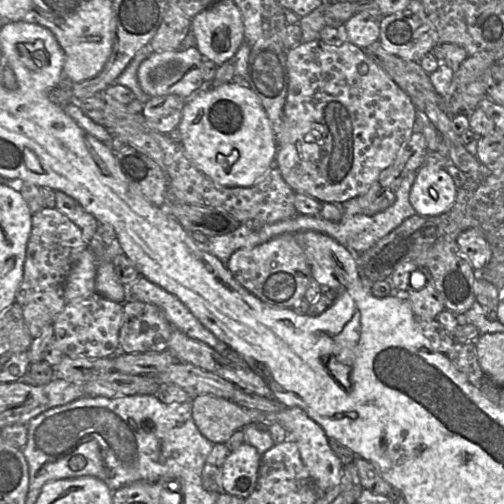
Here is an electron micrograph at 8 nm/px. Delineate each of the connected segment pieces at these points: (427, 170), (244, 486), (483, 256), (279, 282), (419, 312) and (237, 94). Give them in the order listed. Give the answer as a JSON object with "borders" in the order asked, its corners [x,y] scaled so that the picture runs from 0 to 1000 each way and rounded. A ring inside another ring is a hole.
{"borders":[[[[837,327],[825,341],[812,399],[825,425],[869,429],[897,409],[907,377],[883,333]]],[[[488,877],[458,895],[440,929],[444,978],[492,988],[508,966],[516,921],[518,903],[506,887]]],[[[933,452],[915,460],[905,480],[944,540],[952,540],[974,518],[970,484],[950,454]]],[[[560,464],[498,494],[468,496],[446,524],[464,554],[520,599],[579,611],[619,558],[617,532],[583,464]]],[[[827,528],[845,554],[843,567],[833,575],[813,571],[813,556],[808,579],[808,597],[827,633],[861,635],[883,613],[875,585],[863,571],[859,552],[845,528]]],[[[446,165],[431,173],[407,169],[379,196],[367,196],[361,234],[353,250],[359,286],[397,341],[429,365],[444,371],[496,371],[522,353],[546,329],[550,286],[538,242],[516,196],[496,173]]]]}

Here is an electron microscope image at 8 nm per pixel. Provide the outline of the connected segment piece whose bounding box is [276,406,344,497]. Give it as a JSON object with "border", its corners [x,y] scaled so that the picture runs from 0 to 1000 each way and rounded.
{"border":[[[589,806],[567,808],[550,819],[548,837],[556,839],[571,857],[571,867],[587,877],[595,907],[631,974],[631,986],[633,980],[643,980],[669,962],[683,923],[655,889],[651,867],[639,847],[619,833],[601,812]]]}

